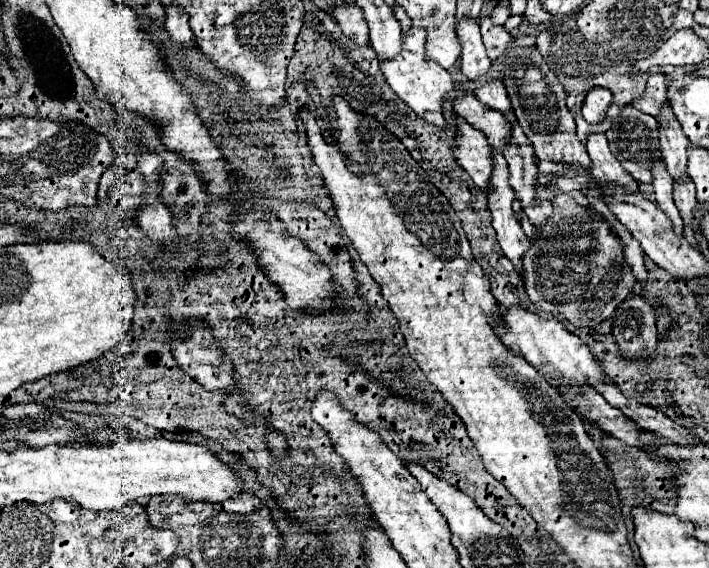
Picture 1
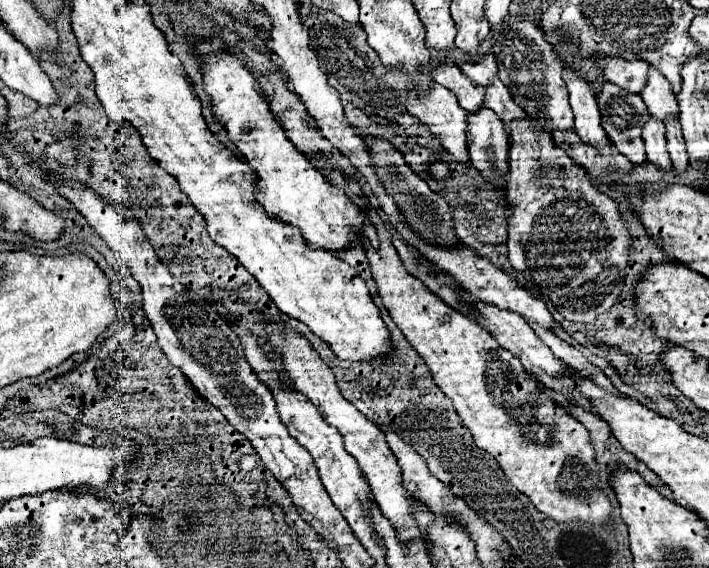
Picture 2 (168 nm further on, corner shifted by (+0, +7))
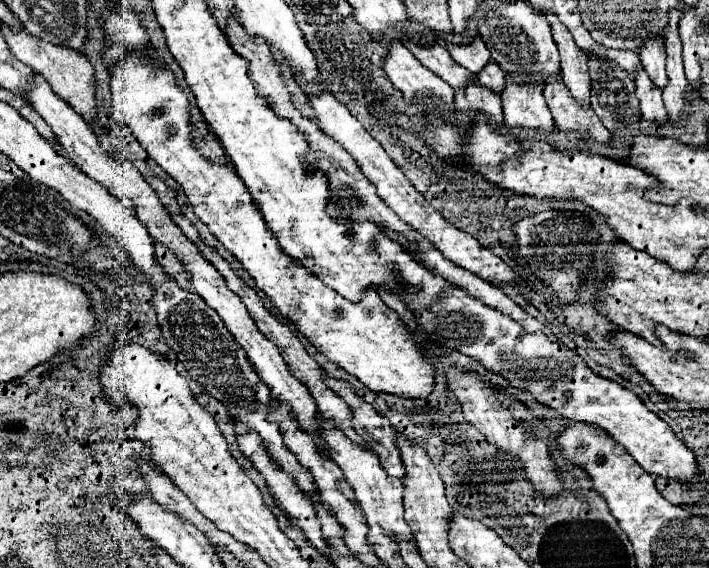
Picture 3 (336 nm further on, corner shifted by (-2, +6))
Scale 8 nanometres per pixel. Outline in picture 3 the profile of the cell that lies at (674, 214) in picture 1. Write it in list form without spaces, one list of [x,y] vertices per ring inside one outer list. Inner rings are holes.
[[[639,64],[637,76],[635,76],[635,94],[641,102],[641,114],[645,120],[655,120],[659,124],[667,122],[667,110],[661,100],[661,90],[651,84],[651,78],[647,72],[643,72],[643,66]]]

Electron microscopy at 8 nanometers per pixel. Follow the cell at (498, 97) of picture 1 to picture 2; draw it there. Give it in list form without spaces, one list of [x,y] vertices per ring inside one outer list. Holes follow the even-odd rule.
[[[485,55],[477,63],[461,63],[459,69],[477,85],[489,85],[489,81],[497,75],[497,63],[493,55]]]

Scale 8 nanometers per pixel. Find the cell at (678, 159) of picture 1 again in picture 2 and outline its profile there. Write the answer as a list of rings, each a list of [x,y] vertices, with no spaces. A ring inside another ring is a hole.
[[[655,67],[649,69],[649,81],[641,97],[653,119],[663,123],[667,119],[677,119],[677,97],[673,95],[669,81]]]

